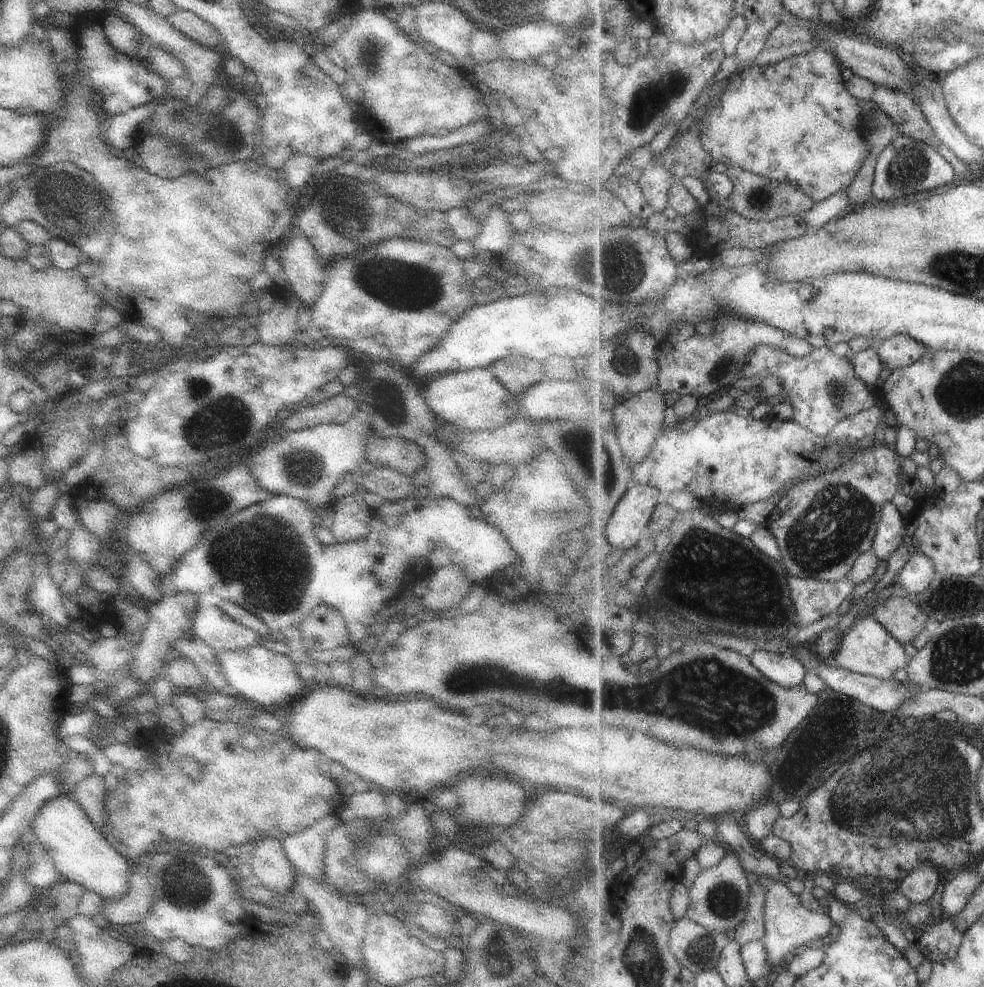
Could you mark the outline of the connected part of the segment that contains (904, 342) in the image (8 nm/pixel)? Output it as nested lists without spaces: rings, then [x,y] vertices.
[[[896,334],[895,337],[888,338],[879,343],[877,349],[885,366],[892,372],[914,364],[929,350],[924,342],[918,342],[906,334]]]

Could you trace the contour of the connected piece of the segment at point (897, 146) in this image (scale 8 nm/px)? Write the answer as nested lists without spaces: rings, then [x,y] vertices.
[[[900,132],[878,158],[873,194],[878,201],[882,198],[902,198],[912,192],[930,191],[930,188],[940,188],[944,184],[954,183],[957,177],[954,164],[933,144]]]

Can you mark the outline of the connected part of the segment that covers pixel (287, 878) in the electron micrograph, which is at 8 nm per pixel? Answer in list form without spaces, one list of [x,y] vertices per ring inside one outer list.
[[[264,837],[254,848],[249,860],[253,879],[276,894],[292,894],[296,890],[296,866],[286,856],[280,839]]]

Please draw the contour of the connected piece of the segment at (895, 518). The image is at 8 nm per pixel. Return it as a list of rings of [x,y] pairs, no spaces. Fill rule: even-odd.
[[[887,502],[883,510],[883,521],[879,524],[876,535],[874,552],[876,558],[889,562],[890,558],[902,548],[906,539],[906,526],[904,516],[900,513],[900,508],[892,502]]]

